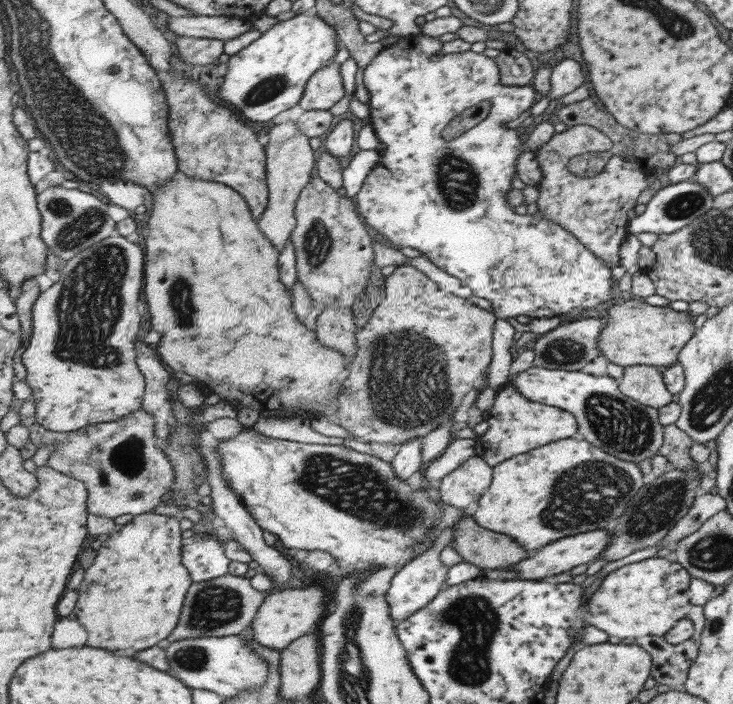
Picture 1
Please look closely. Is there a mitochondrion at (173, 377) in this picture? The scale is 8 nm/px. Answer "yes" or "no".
no

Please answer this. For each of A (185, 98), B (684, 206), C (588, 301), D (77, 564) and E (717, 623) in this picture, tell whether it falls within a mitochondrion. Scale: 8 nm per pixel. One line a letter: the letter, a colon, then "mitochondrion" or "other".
A: other
B: mitochondrion
C: other
D: other
E: mitochondrion

